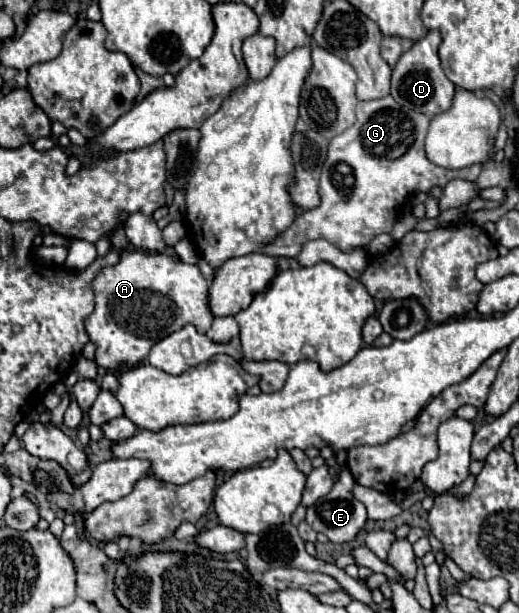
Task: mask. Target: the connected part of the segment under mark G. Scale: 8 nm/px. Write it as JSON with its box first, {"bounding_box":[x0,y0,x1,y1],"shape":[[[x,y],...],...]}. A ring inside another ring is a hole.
{"bounding_box":[259,96,481,258],"shape":[[[391,96],[359,102],[357,122],[329,142],[329,154],[319,178],[319,206],[297,214],[293,224],[273,242],[261,246],[259,252],[275,258],[295,258],[301,244],[317,238],[335,244],[343,252],[367,248],[375,236],[391,232],[397,218],[397,208],[401,208],[415,192],[429,192],[433,186],[443,188],[453,178],[477,180],[481,164],[447,170],[429,162],[423,146],[429,122],[429,116],[403,110]]]}

